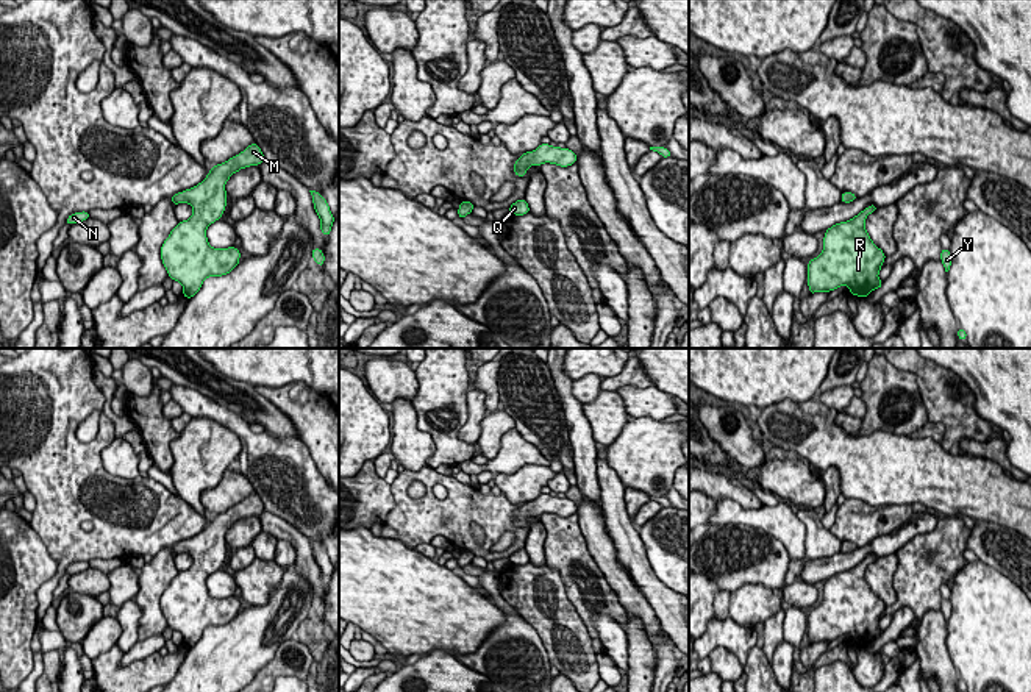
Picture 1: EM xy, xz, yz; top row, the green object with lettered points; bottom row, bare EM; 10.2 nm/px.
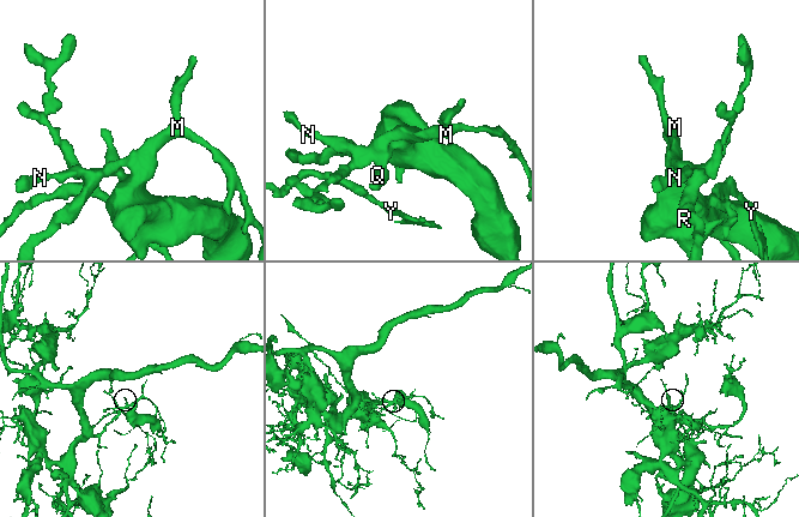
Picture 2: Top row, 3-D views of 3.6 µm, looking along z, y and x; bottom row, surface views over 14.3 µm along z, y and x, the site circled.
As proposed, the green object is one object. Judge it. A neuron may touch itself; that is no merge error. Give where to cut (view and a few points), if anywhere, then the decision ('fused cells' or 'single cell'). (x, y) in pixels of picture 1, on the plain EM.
cut none; single cell

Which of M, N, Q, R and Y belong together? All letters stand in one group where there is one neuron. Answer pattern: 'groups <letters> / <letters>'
groups M N Q R Y

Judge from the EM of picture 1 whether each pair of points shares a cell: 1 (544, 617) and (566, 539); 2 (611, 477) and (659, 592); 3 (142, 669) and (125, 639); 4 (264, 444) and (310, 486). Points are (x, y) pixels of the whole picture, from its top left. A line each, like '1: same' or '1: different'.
1: different
2: same
3: different
4: same

